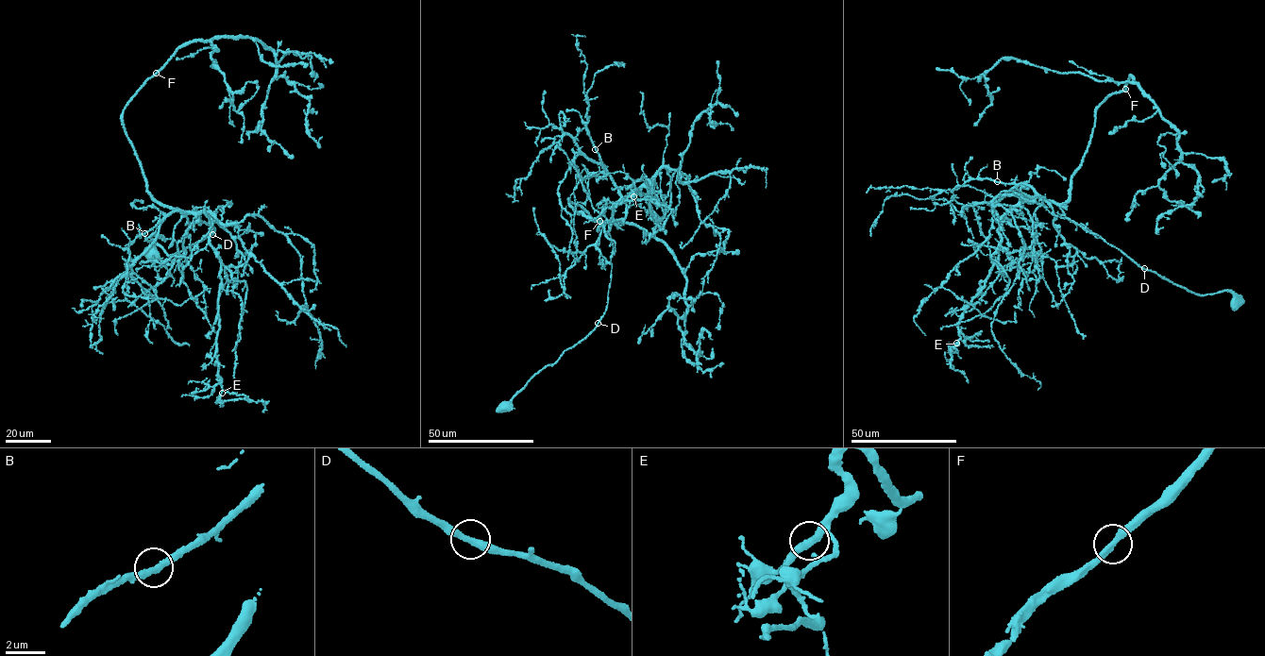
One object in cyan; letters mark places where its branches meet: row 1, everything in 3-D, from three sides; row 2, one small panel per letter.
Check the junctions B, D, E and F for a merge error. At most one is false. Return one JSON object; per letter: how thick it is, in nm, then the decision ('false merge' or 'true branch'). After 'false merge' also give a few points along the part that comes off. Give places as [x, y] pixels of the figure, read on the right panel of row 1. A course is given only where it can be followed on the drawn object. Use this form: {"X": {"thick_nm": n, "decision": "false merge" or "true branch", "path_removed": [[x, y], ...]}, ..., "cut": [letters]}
{"B": {"thick_nm": 320, "decision": "true branch"}, "D": {"thick_nm": 340, "decision": "true branch"}, "E": {"thick_nm": 340, "decision": "true branch"}, "F": {"thick_nm": 360, "decision": "true branch"}, "cut": []}

